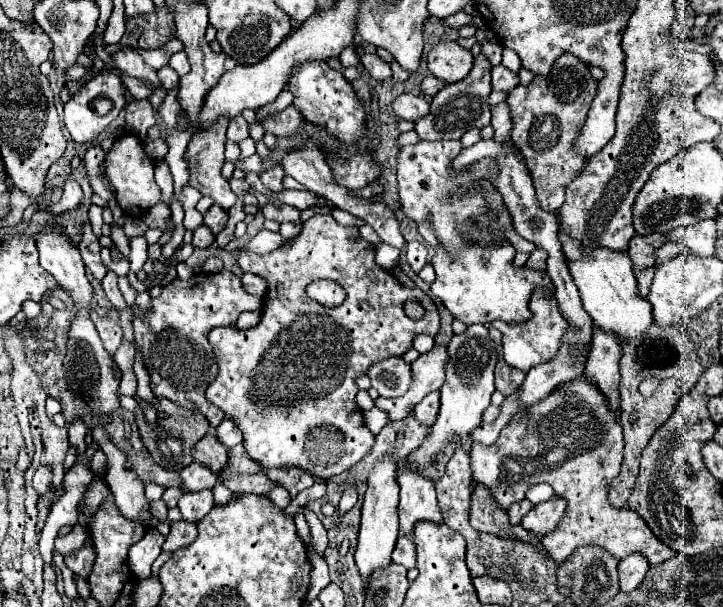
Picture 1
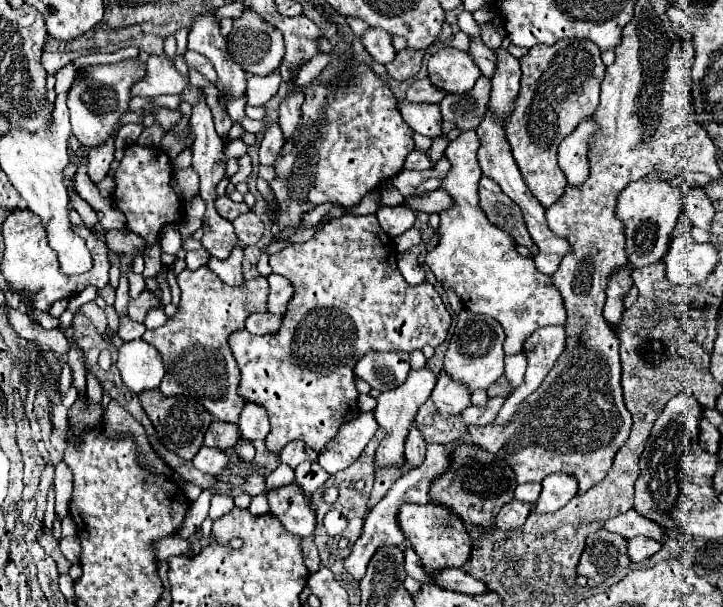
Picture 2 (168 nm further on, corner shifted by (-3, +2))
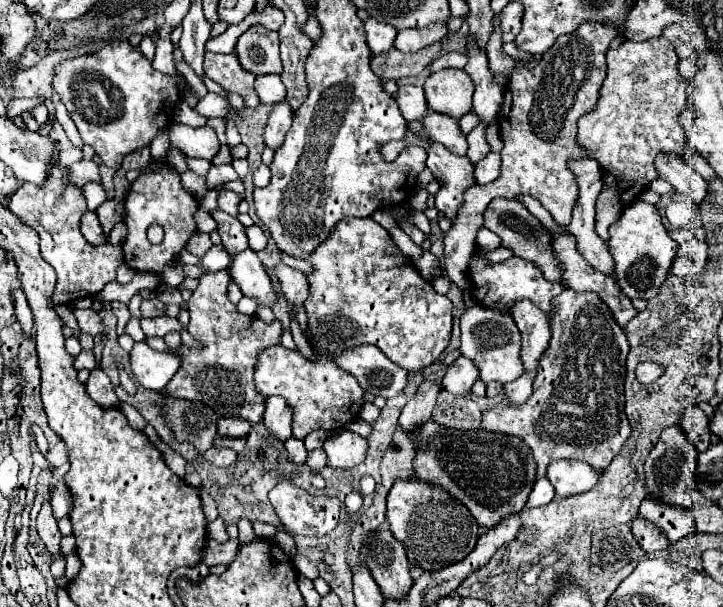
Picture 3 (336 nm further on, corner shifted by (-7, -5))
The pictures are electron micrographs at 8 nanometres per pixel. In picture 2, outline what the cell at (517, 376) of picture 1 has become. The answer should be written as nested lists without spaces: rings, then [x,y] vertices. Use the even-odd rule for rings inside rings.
[[[501,376],[499,380],[497,380],[497,384],[493,384],[489,390],[487,390],[487,394],[493,398],[493,396],[509,396],[513,392],[513,388],[511,388],[511,382],[505,378],[505,376]]]

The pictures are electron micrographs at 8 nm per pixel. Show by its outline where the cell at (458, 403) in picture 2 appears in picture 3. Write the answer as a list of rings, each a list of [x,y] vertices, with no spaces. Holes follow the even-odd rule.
[[[459,357],[453,365],[449,365],[445,377],[443,377],[443,389],[455,393],[455,395],[469,395],[471,385],[479,377],[479,367],[471,363],[467,357]]]

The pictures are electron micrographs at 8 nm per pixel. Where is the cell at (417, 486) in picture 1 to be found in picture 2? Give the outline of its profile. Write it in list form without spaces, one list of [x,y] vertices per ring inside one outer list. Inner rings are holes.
[[[415,424],[409,430],[407,442],[405,442],[405,460],[409,464],[409,468],[419,468],[419,464],[423,462],[425,456],[425,440],[421,436],[421,432],[415,428]]]

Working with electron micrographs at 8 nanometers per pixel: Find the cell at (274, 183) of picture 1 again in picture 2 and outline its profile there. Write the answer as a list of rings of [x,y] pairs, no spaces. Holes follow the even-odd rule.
[[[273,122],[265,130],[265,136],[261,140],[261,146],[259,146],[259,162],[263,166],[275,166],[275,160],[277,160],[279,152],[283,150],[283,144],[285,144],[285,138],[281,134],[281,128],[279,128],[277,122]]]

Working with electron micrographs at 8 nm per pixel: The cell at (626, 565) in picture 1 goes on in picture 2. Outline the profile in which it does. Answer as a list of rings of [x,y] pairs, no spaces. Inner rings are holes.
[[[639,536],[639,538],[631,538],[627,542],[627,556],[633,564],[641,564],[645,562],[647,558],[651,558],[653,554],[657,554],[661,550],[661,544],[651,540],[651,538],[645,538],[645,536]]]

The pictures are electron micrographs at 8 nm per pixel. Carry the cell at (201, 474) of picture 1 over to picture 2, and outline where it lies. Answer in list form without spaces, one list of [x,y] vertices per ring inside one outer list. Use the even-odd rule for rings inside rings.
[[[203,446],[197,456],[193,458],[193,466],[201,472],[207,472],[207,474],[221,474],[225,468],[227,468],[227,462],[229,462],[229,456],[227,452],[223,450],[217,450],[217,448],[207,448]]]

